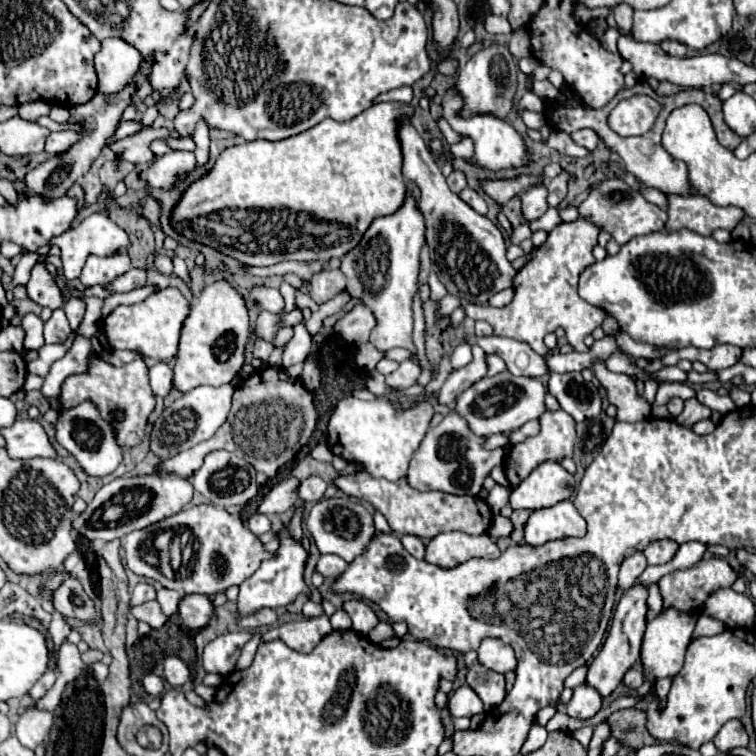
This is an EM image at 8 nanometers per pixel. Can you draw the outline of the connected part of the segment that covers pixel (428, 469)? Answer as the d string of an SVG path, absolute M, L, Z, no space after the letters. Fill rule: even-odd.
M450 411L438 425L430 427L426 437L422 439L420 447L410 459L408 469L408 485L416 491L442 491L452 495L478 495L482 489L484 477L498 465L502 465L504 449L486 451L482 447L484 437L476 437L468 425L464 425L462 417L456 417Z

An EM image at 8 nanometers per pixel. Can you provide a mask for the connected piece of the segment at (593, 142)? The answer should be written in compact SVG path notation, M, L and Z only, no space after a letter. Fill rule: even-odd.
M580 129L580 131L574 131L574 133L570 133L570 137L572 137L572 141L576 143L576 145L582 145L582 147L586 147L588 151L592 151L596 145L598 145L598 137L596 137L596 133L592 133L592 129Z

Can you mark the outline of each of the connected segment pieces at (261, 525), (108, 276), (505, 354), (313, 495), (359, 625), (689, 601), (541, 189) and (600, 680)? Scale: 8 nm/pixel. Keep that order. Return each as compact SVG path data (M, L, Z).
M254 513L254 515L250 517L250 523L248 523L248 527L252 529L252 533L256 533L256 535L262 535L262 533L266 533L266 531L270 531L270 529L272 529L272 521L270 521L270 517L268 517L268 515Z
M116 251L110 257L98 257L98 255L90 255L80 281L84 283L84 287L92 287L96 283L108 283L112 279L116 279L118 275L126 273L130 269L130 257L126 251Z
M466 335L466 341L470 345L480 345L490 355L502 357L512 375L540 377L540 375L548 373L548 365L544 365L544 357L534 353L530 345L524 345L520 341L506 339L506 337L496 337L496 335L492 335L492 337Z
M308 477L302 481L300 489L298 489L298 495L302 501L310 501L310 503L318 503L322 497L324 497L324 491L326 491L328 483L320 477Z
M356 599L346 601L346 603L344 603L344 611L346 611L346 613L350 615L350 619L352 619L352 629L354 629L358 635L362 635L362 637L366 637L368 631L372 631L372 629L378 625L376 613L374 613L364 601L356 601Z
M710 557L710 559L702 559L694 567L668 573L658 583L660 583L662 597L664 597L664 607L684 609L686 613L702 613L702 607L704 607L704 601L708 599L708 595L720 587L730 587L736 579L738 579L738 575L724 559Z
M538 185L536 189L528 189L528 193L522 193L520 199L522 199L522 217L526 223L542 217L548 209L548 203L546 203L546 197L548 197L548 191L544 185Z
M634 583L630 589L624 591L616 611L614 611L614 619L612 619L612 627L608 631L606 643L600 649L598 657L590 663L588 669L588 685L592 685L594 689L598 689L598 693L602 697L608 697L620 683L620 679L624 677L624 673L636 663L636 659L640 657L640 647L642 647L642 637L646 631L646 615L648 615L648 587L642 583Z

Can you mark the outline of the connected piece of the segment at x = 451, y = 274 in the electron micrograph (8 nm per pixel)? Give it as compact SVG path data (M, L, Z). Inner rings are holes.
M408 121L400 125L398 135L404 155L402 173L422 191L420 211L426 219L426 241L430 245L432 271L438 275L450 295L476 305L488 303L494 293L512 287L516 275L516 269L506 259L506 243L500 229L488 217L478 215L470 205L466 205L456 193L448 189L446 179L442 177L428 145Z

